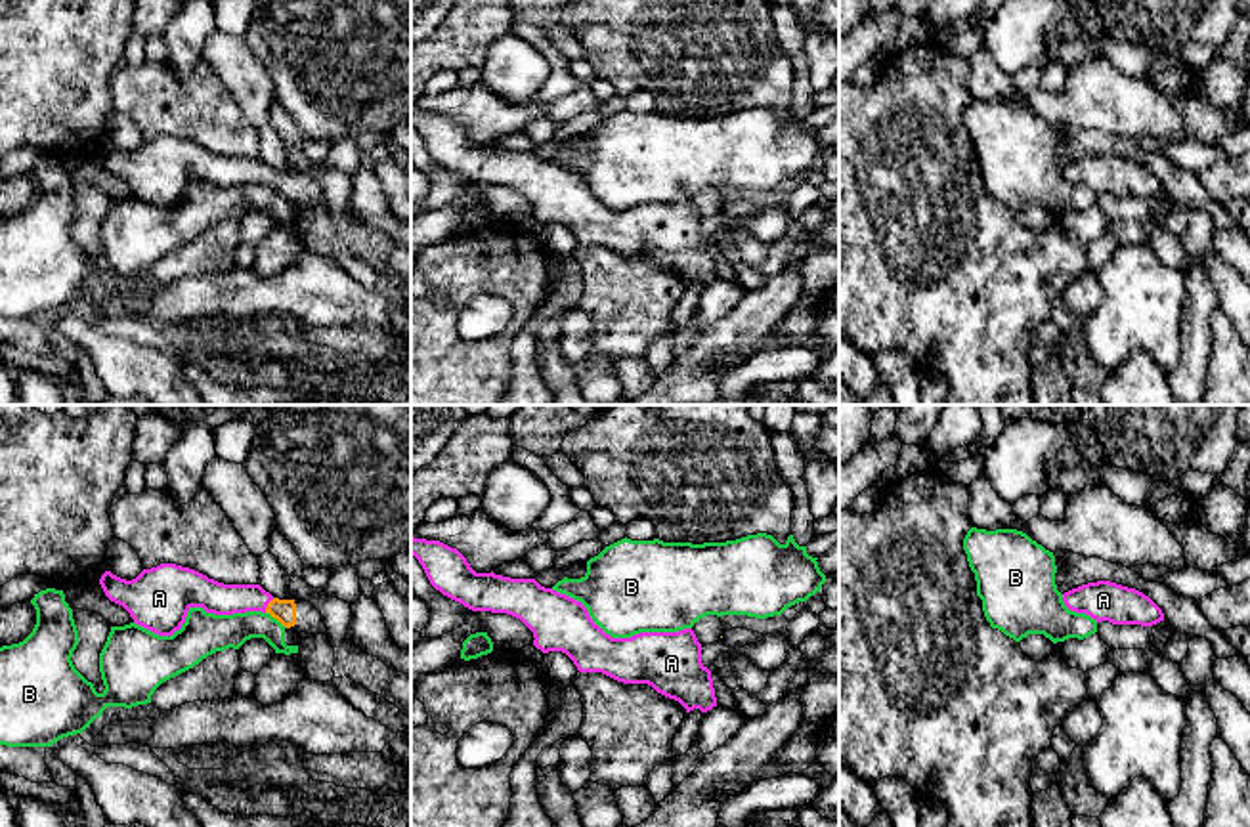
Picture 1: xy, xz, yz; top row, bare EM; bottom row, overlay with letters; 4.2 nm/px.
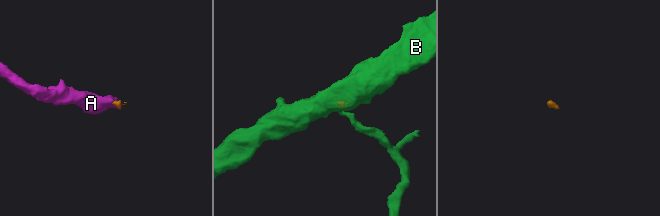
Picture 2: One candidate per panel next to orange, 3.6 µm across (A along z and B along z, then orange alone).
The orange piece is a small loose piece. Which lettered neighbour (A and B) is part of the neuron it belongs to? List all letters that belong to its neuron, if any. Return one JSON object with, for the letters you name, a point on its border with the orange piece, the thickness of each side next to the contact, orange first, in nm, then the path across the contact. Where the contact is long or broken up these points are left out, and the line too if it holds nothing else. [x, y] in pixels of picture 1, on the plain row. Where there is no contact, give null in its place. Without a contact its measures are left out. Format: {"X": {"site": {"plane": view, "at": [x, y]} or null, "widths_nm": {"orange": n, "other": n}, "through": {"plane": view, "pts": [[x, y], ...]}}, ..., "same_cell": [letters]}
{"A": {"site": {"plane": "xy", "at": [268, 178]}, "widths_nm": {"orange": 100, "other": 140}}, "same_cell": ["A"]}

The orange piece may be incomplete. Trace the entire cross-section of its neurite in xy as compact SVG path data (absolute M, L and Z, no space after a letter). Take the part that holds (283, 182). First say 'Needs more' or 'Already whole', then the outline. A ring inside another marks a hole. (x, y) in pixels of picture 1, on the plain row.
Needs more. M176 136L143 141L132 153L105 143L99 157L136 197L159 208L172 208L180 202L191 180L203 180L214 187L262 183L292 204L327 208L321 185L306 172L279 172L260 157L224 157Z

